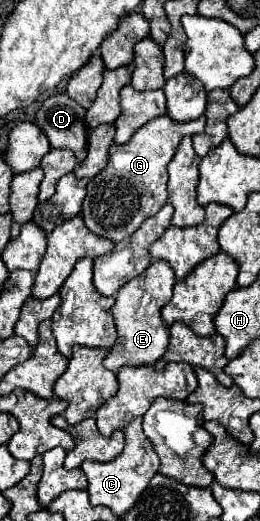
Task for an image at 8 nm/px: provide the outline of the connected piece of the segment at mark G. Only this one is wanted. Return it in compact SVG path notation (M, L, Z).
M162 115L154 121L148 121L142 129L138 129L138 133L134 133L134 137L128 143L112 147L106 169L92 177L86 187L88 193L82 203L82 219L86 227L94 235L118 243L130 237L144 219L158 213L168 197L166 165L174 157L182 137L202 133L204 125L206 125L204 117L186 123L176 123L170 121L168 115Z

